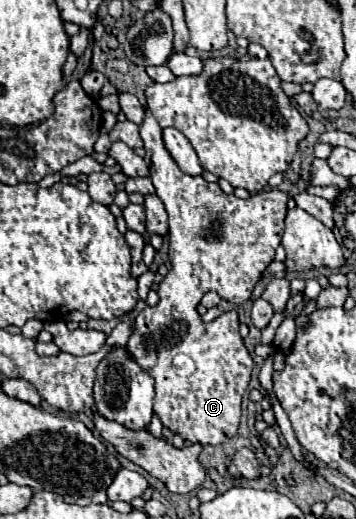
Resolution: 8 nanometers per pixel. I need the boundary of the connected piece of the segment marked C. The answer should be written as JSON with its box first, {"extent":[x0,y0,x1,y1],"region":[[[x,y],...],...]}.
{"extent":[127,109,289,445],"region":[[[145,109],[145,117],[139,125],[139,131],[147,151],[145,163],[149,165],[149,177],[169,215],[171,269],[159,283],[159,303],[155,307],[143,309],[143,319],[139,319],[137,315],[135,331],[129,337],[127,349],[131,351],[133,359],[155,379],[157,395],[153,411],[161,417],[163,425],[181,435],[185,441],[221,445],[237,433],[241,417],[241,397],[249,385],[253,361],[249,351],[243,347],[239,329],[233,329],[229,325],[225,325],[225,329],[217,329],[223,325],[215,325],[215,329],[211,329],[211,323],[201,321],[197,305],[201,303],[201,297],[207,291],[215,291],[222,299],[235,304],[243,304],[249,299],[249,285],[255,285],[259,281],[267,265],[275,259],[277,247],[281,245],[289,195],[285,195],[283,191],[263,191],[249,199],[227,195],[221,191],[217,183],[207,183],[203,177],[191,177],[179,169],[179,165],[167,153],[161,139],[161,127],[149,109]]]}

